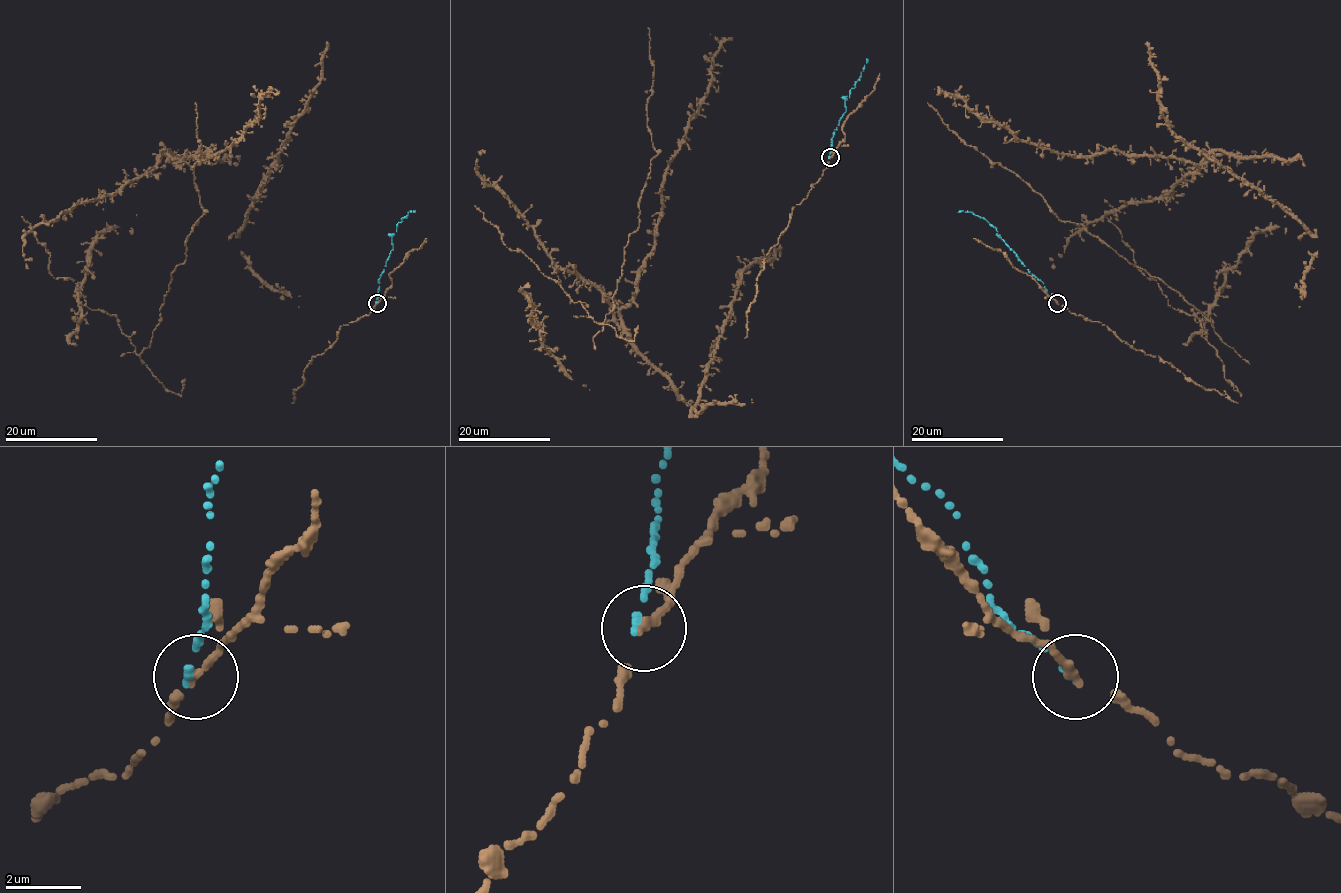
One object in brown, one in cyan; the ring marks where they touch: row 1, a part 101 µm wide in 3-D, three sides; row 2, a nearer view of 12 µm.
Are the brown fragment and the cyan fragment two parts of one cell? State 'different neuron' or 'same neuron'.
different neuron

